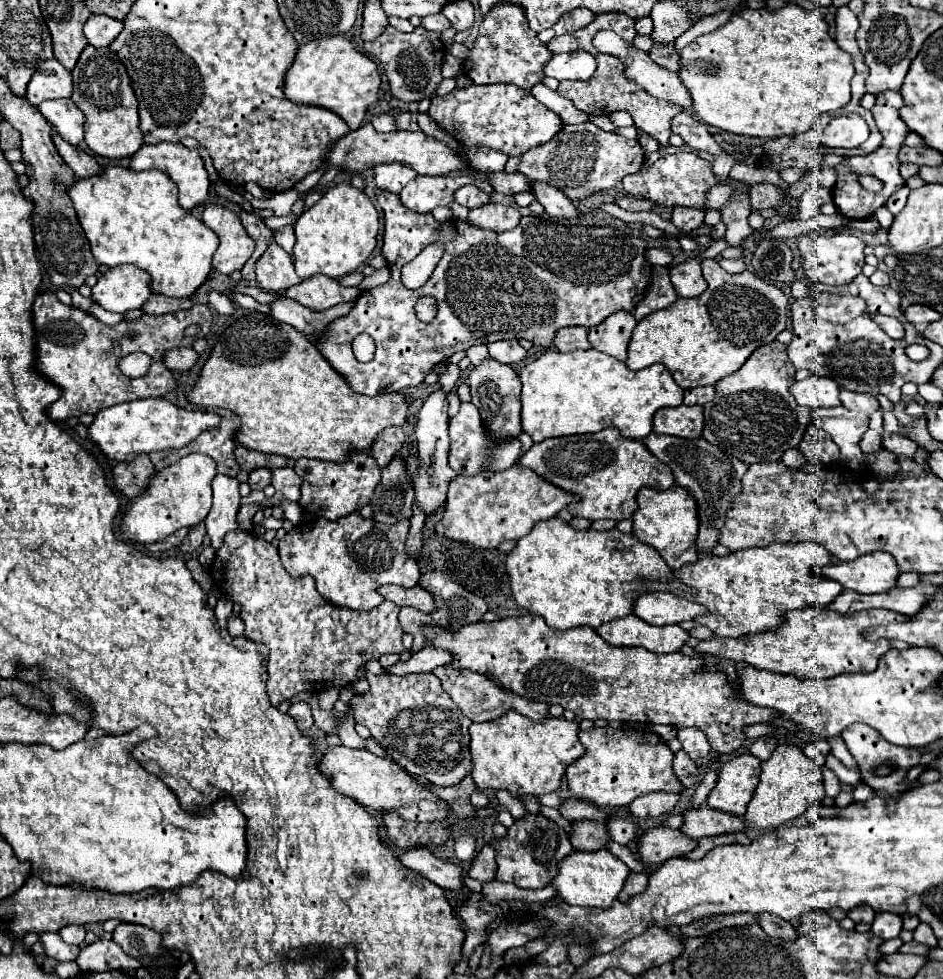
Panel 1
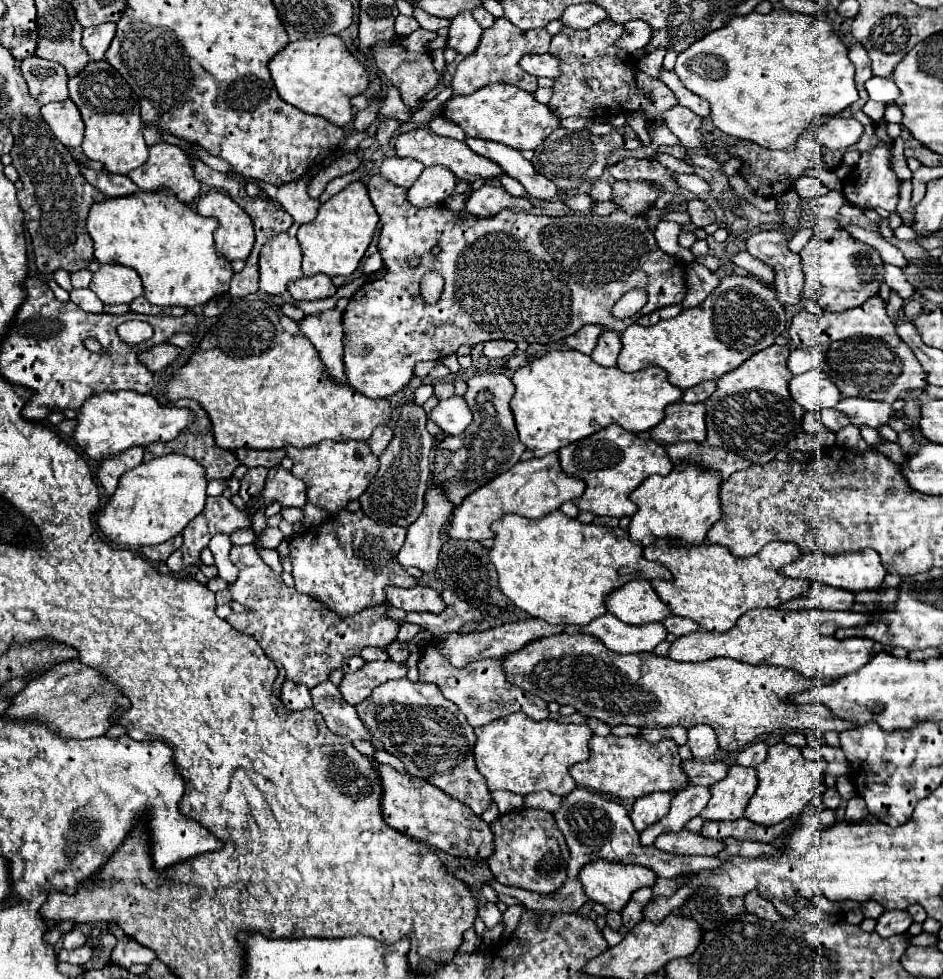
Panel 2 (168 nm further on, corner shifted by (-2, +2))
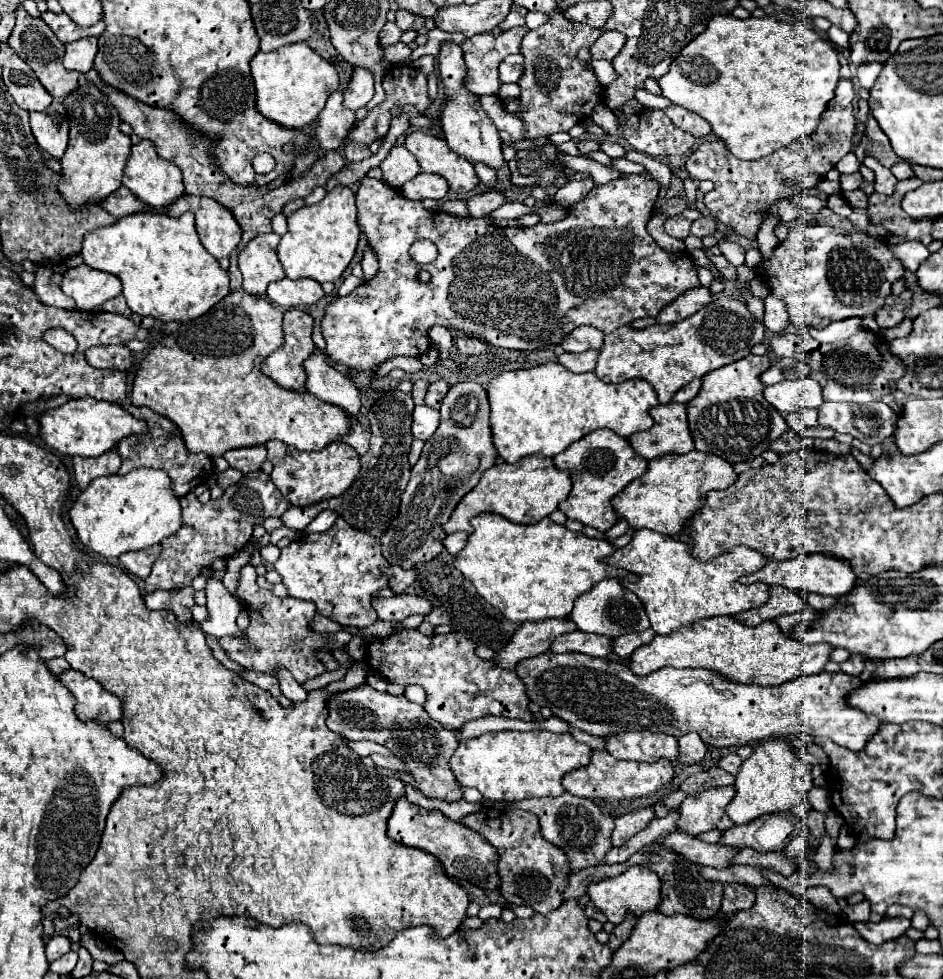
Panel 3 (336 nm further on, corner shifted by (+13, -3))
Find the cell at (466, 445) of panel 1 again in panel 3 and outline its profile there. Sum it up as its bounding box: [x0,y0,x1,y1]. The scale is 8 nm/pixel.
[412,406,440,440]

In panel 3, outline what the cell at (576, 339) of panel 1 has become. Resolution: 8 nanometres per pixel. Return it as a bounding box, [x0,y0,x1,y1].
[562,326,604,352]

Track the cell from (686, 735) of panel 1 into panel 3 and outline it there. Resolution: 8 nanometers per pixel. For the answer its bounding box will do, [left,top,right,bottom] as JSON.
[678,732,706,764]

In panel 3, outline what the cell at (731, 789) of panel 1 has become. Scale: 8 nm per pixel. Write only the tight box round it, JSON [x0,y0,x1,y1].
[676,786,734,836]

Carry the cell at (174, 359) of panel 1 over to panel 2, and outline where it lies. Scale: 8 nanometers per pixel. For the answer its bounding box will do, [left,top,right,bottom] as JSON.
[139,343,181,371]

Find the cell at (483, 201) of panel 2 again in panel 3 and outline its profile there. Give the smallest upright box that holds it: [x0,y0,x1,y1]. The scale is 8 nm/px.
[468,190,508,218]

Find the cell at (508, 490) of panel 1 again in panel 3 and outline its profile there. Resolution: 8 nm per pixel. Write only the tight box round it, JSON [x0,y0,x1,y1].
[444,454,570,534]

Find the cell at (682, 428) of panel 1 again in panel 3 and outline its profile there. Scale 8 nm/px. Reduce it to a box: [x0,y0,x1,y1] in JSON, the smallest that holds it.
[628,404,694,460]

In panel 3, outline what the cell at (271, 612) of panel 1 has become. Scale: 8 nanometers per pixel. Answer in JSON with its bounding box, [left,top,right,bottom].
[220,564,328,684]

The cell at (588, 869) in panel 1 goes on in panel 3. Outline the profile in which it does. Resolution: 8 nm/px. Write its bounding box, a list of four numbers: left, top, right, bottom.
[588,866,662,926]

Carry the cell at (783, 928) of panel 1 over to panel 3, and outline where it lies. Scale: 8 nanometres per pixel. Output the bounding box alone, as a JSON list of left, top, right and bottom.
[722,884,756,914]

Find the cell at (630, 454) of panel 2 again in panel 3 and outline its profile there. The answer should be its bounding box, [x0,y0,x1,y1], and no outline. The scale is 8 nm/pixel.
[554,428,648,532]

